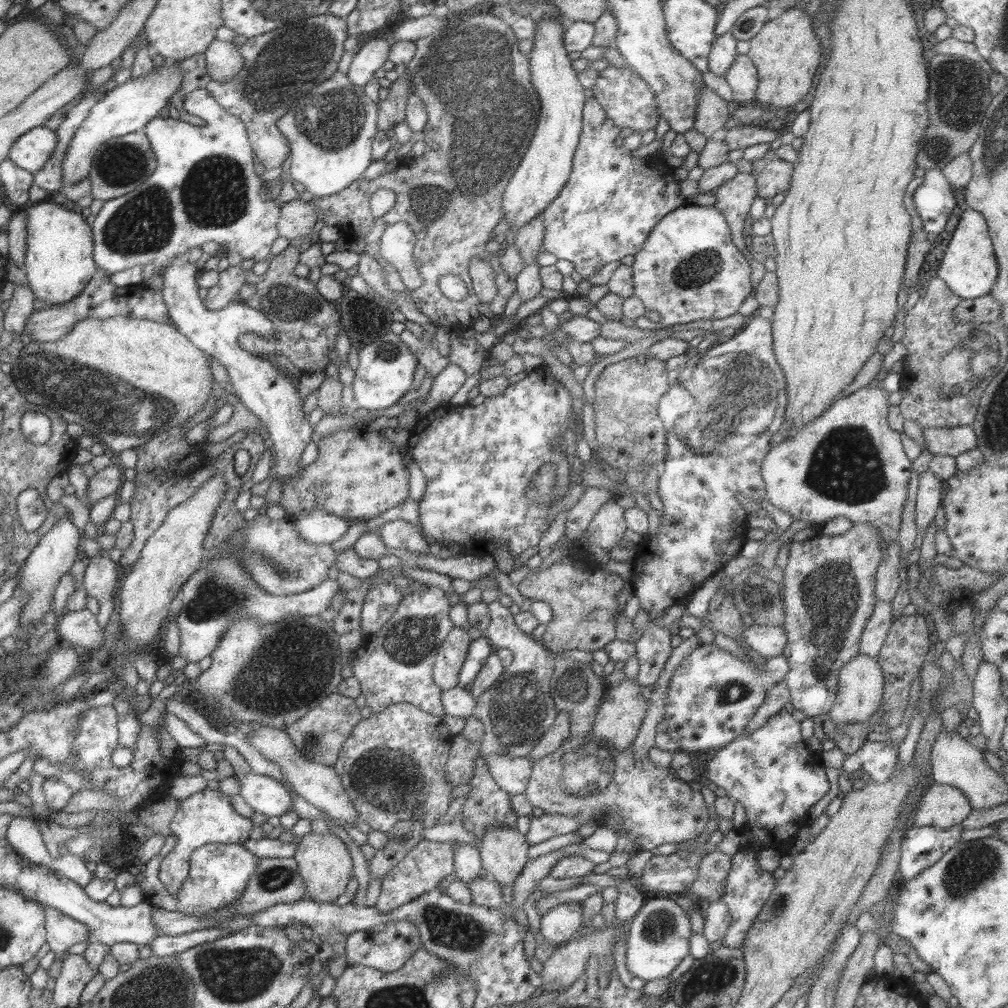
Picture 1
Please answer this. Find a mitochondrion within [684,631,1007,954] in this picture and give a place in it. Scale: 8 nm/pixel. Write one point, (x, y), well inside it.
(972, 865)

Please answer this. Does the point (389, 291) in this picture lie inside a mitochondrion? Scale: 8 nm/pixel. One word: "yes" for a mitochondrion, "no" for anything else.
no

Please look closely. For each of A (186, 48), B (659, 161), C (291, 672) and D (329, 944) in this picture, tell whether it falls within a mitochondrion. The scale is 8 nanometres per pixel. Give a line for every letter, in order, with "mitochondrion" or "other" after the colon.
A: other
B: other
C: mitochondrion
D: other

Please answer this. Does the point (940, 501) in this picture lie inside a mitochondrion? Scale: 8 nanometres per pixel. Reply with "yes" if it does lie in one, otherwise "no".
no

